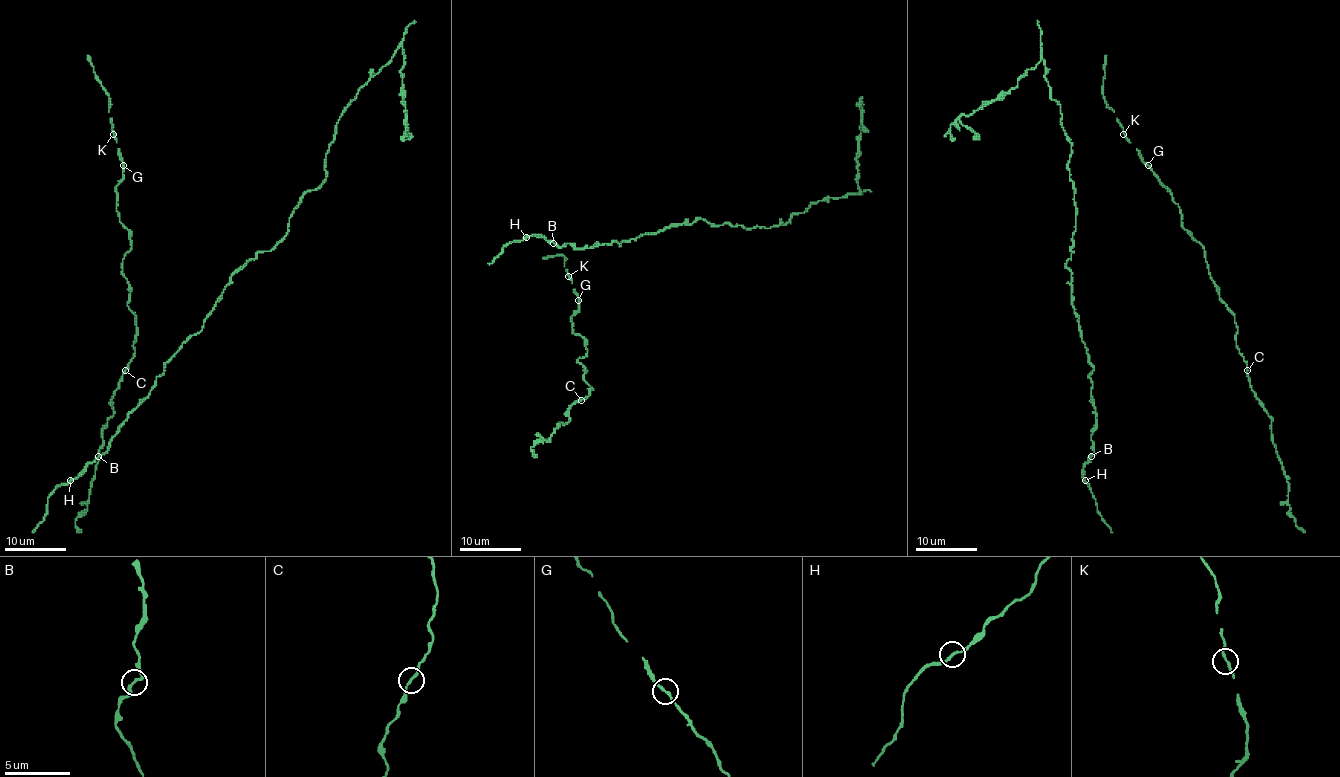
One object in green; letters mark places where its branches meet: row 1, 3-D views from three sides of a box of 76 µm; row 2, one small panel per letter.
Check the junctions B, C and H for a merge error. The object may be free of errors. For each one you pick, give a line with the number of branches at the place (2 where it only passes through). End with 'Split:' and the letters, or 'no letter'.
Split: no letter

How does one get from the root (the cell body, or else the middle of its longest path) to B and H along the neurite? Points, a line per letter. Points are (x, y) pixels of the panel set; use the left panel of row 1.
B: (214, 306), (203, 327), (191, 335), (165, 364), (154, 387), (128, 414), (110, 447), (98, 456)
H: (214, 306), (203, 327), (165, 364), (154, 387), (128, 414), (110, 447), (70, 480)

